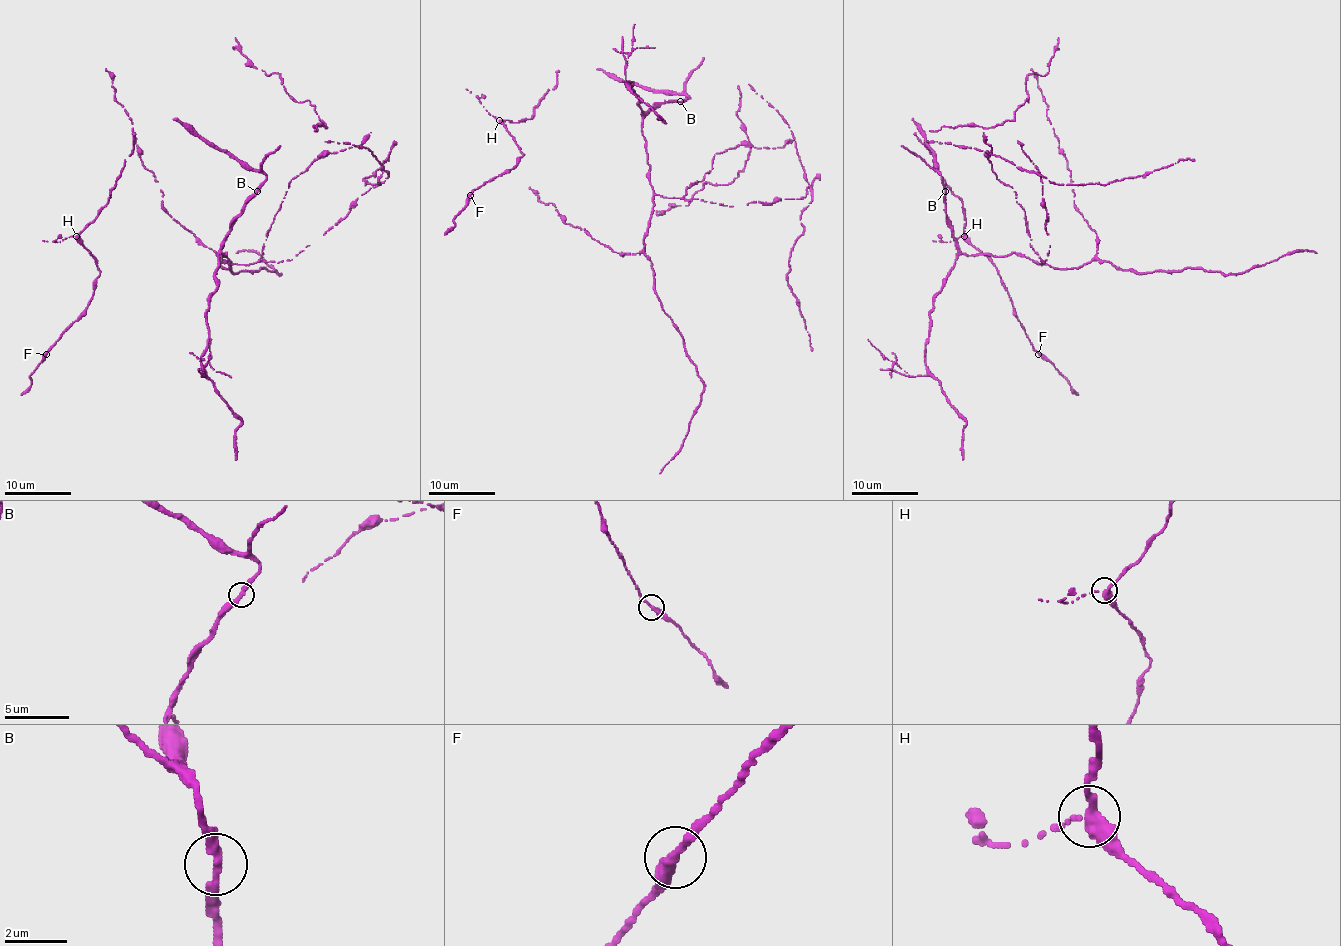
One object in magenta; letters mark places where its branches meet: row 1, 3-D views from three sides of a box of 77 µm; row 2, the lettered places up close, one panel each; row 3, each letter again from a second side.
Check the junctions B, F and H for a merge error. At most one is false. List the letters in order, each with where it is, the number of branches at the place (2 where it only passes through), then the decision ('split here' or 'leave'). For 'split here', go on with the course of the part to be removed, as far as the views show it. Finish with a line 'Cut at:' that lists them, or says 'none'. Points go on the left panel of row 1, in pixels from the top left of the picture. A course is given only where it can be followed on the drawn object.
B: (257, 191) | 2 | leave
F: (46, 354) | 2 | leave
H: (76, 236) | 2 | leave
Cut at: none

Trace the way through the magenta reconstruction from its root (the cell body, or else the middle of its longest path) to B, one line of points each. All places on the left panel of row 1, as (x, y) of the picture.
B: (222, 254), (217, 256), (231, 222), (257, 191)

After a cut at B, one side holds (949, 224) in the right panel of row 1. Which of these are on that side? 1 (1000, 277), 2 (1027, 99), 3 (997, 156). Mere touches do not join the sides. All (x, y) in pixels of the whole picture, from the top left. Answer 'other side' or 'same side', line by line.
1: other side
2: other side
3: other side

